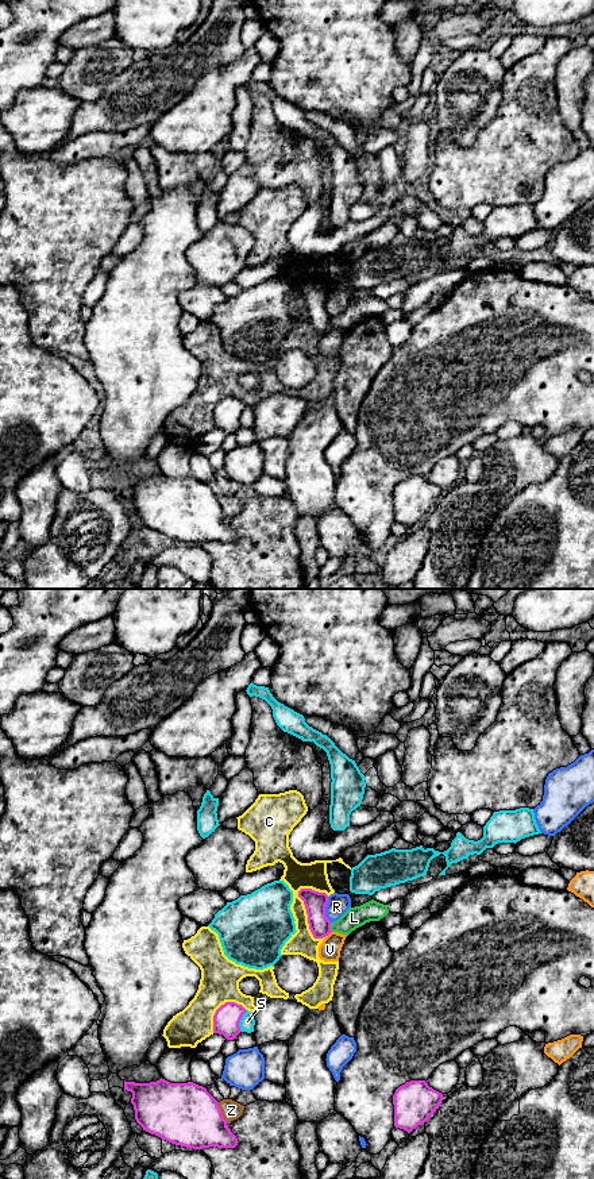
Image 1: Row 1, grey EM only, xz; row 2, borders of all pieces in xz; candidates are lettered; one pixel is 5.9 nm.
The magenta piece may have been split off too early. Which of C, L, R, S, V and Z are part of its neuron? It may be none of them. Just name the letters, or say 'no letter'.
no letter

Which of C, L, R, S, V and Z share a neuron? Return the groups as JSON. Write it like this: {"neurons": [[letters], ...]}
{"neurons": [["C"], ["L"], ["R"], ["S"], ["V"], ["Z"]]}

